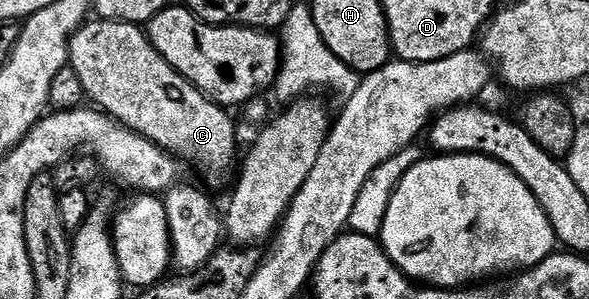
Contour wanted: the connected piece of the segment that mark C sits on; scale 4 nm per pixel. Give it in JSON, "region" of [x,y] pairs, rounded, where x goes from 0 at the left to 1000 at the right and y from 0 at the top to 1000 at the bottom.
{"region":[[[149,67],[121,127],[117,184],[119,231],[127,234],[141,284],[141,311],[177,381],[204,408],[229,448],[246,455],[285,515],[312,545],[338,555],[345,582],[358,595],[379,595],[392,565],[401,565],[399,512],[406,502],[406,462],[399,452],[399,408],[380,358],[351,328],[321,268],[314,268],[267,174],[256,130],[238,90],[217,74],[178,74]]]}

